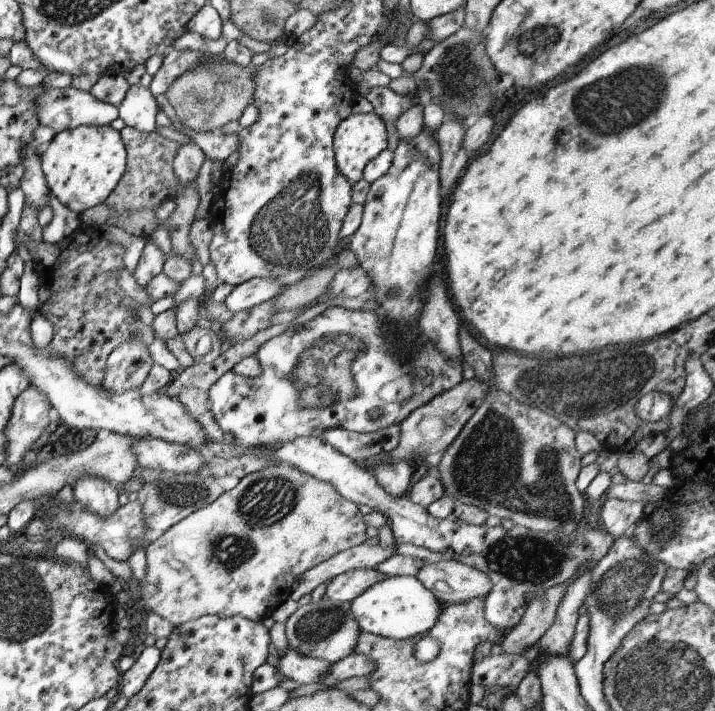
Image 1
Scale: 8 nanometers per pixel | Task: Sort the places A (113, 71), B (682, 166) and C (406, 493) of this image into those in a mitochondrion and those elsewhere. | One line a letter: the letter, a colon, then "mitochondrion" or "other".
A: other
B: other
C: other

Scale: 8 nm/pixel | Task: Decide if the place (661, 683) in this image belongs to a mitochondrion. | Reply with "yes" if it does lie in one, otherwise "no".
yes

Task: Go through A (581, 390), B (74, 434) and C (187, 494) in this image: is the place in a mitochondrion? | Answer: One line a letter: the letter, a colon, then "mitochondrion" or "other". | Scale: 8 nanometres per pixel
A: mitochondrion
B: other
C: mitochondrion

